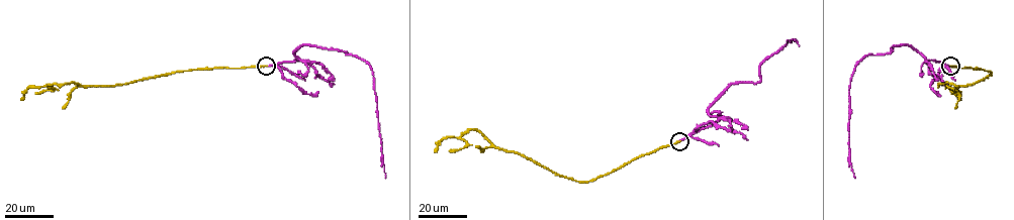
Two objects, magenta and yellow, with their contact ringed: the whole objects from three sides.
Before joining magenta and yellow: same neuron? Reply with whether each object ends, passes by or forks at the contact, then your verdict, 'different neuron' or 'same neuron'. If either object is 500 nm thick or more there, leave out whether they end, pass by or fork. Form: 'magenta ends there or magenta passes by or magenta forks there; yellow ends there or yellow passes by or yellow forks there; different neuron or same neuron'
magenta ends there; yellow ends there; same neuron

